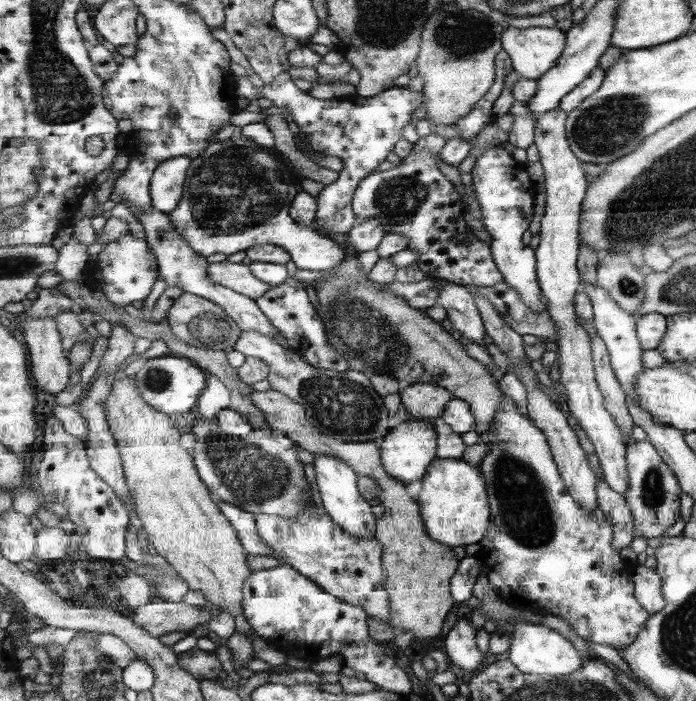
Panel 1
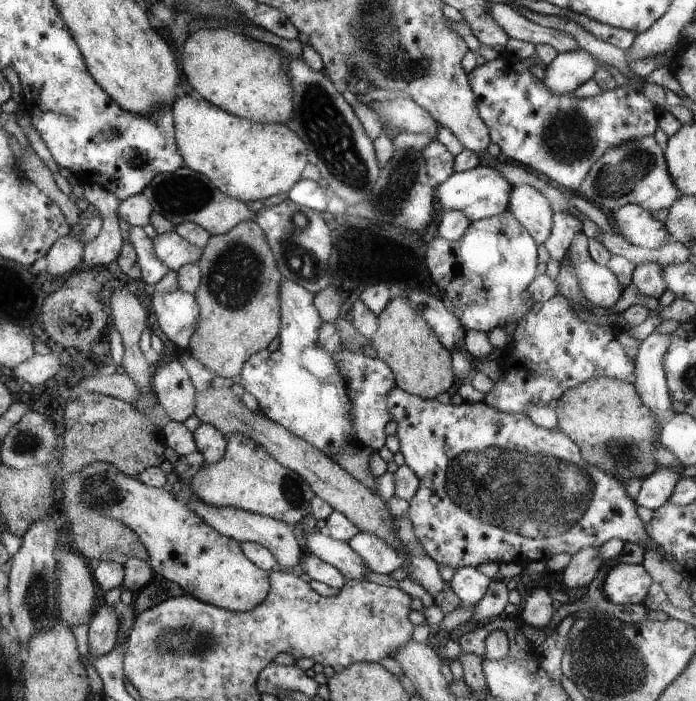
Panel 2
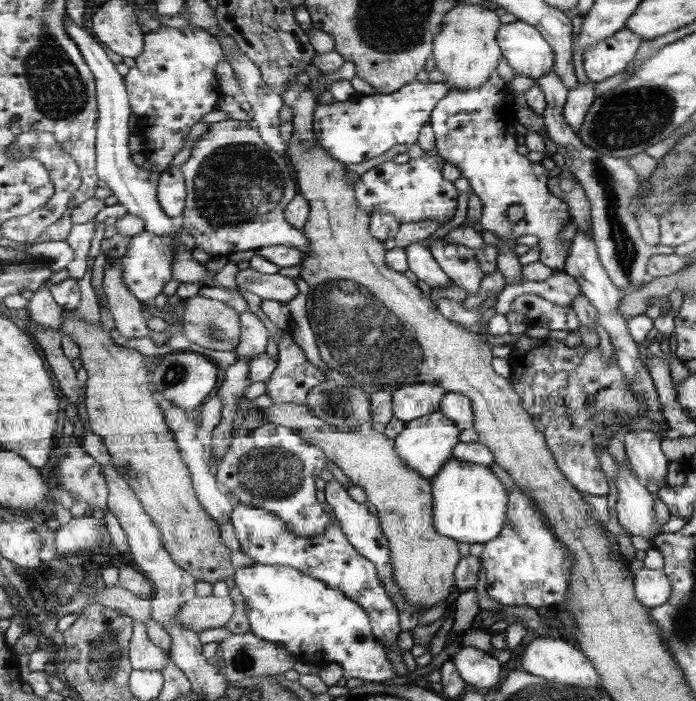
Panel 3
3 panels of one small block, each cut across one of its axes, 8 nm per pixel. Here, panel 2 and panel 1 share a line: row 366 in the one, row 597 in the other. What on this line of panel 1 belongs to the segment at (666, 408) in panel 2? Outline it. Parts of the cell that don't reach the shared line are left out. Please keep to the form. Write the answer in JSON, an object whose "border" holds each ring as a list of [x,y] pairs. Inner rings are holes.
{"border":[[[640,565],[636,568],[635,595],[638,601],[651,614],[665,607],[665,598],[661,591],[661,576],[653,568]]]}

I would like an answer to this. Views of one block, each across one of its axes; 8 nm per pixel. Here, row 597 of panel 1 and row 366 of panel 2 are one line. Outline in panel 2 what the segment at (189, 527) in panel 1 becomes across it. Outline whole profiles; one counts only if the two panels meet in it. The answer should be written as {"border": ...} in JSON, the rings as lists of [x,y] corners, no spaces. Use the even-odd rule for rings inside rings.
{"border":[[[251,220],[240,222],[226,234],[211,235],[211,240],[203,247],[203,256],[198,263],[202,280],[195,299],[200,314],[187,350],[216,376],[232,378],[242,373],[243,365],[252,355],[265,352],[268,344],[282,332],[282,272],[267,241],[266,232],[259,223]]]}

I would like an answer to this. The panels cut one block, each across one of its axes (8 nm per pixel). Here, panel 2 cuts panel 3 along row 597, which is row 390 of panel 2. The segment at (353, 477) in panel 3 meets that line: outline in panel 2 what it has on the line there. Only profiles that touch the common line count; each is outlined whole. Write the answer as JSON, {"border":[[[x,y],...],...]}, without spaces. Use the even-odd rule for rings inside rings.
{"border":[[[407,297],[390,300],[384,310],[377,314],[376,334],[371,340],[377,358],[383,359],[394,372],[398,388],[420,398],[436,399],[454,384],[450,352],[424,318],[423,311],[418,310]]]}

